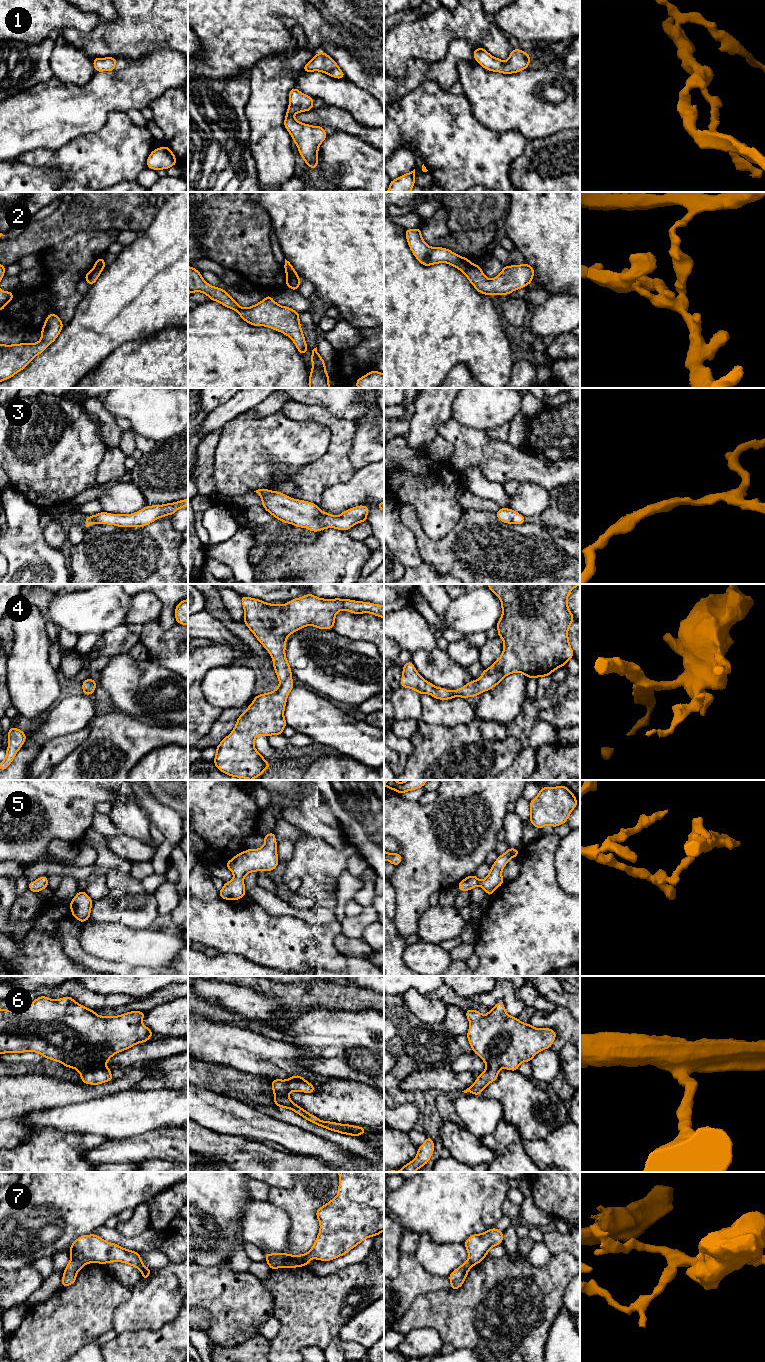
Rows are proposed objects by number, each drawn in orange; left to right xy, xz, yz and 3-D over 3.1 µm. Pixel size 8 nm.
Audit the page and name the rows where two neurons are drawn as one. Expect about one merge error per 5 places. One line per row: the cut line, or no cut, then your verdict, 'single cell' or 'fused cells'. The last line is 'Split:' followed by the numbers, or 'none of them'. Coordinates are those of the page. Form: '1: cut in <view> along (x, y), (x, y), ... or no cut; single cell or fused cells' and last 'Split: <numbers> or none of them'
1: no cut; single cell
2: cut in xz along (286, 271), (297, 276); fused cells
3: no cut; single cell
4: no cut; single cell
5: no cut; single cell
6: no cut; single cell
7: cut in xz along (282, 1254), (266, 1261); fused cells
Split: 2, 7

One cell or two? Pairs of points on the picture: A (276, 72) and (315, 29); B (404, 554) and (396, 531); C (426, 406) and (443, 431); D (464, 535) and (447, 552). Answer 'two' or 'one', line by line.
A: two
B: one
C: two
D: one

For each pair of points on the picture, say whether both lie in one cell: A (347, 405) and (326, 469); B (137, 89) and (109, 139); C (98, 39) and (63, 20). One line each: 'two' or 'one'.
A: two
B: two
C: two

